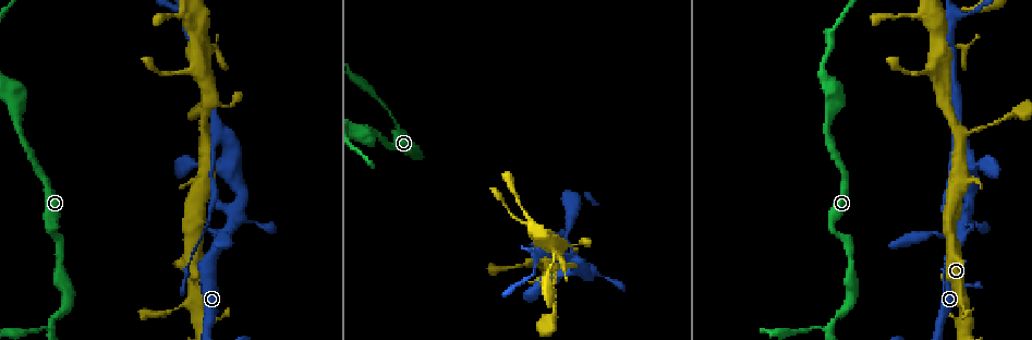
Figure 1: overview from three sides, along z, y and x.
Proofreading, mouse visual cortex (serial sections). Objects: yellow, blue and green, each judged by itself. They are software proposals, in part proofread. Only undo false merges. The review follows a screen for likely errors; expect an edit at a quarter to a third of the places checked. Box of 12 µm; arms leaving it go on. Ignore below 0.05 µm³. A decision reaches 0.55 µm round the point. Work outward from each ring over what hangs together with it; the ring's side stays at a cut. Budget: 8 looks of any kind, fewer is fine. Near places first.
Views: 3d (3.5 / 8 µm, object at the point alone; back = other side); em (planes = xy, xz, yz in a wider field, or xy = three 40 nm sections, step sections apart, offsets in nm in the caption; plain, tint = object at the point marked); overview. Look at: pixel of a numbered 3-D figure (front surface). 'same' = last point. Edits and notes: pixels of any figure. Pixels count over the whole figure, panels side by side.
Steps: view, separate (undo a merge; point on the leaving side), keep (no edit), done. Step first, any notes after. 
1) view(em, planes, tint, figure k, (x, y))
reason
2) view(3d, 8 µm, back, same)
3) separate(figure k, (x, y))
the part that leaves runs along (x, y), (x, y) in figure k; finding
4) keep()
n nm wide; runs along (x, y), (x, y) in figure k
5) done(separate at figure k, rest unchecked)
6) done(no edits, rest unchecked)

view(3d, 3.5 µm, figure 1, (570, 259))
three-way junction

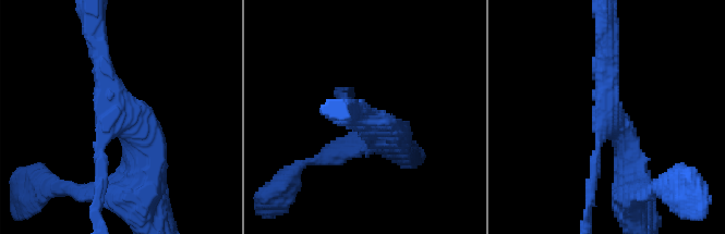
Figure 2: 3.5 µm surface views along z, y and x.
view(em, xy, step 5, tint, figure 2, (120, 119))
3 arms; arms of 150, 300, 400 nm

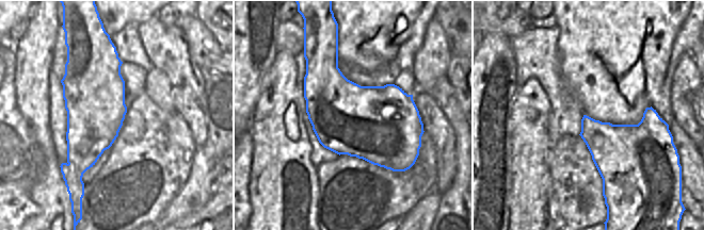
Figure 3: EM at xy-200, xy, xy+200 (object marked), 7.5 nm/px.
separate(figure 2, (589, 183))
600 nm wide; border along (67, 164), (73, 173), (82, 174) in figure 3; two cells meet here

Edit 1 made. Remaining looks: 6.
view(overview)

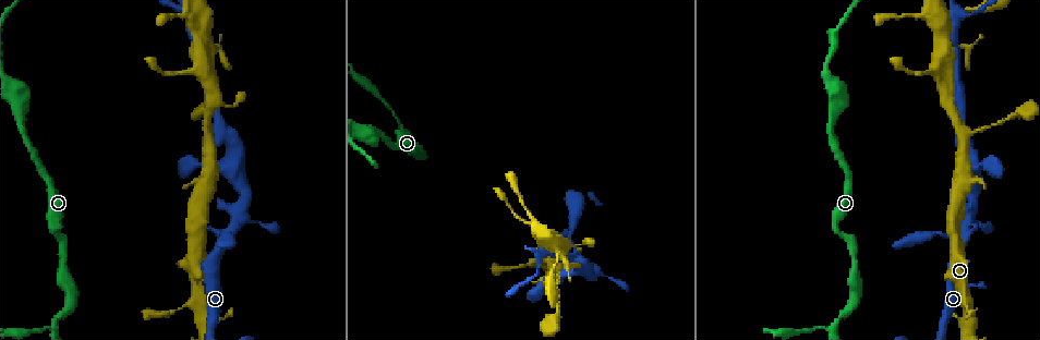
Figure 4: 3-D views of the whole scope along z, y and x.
view(3d, 3.5 µm, figure 4, (564, 255))
abrupt turn

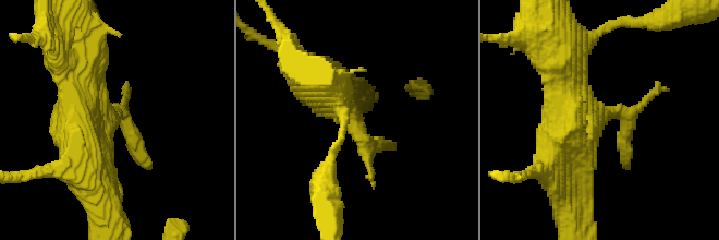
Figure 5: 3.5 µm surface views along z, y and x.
view(em, planes, tint, figure 5, (606, 114))
shape alone is not enough

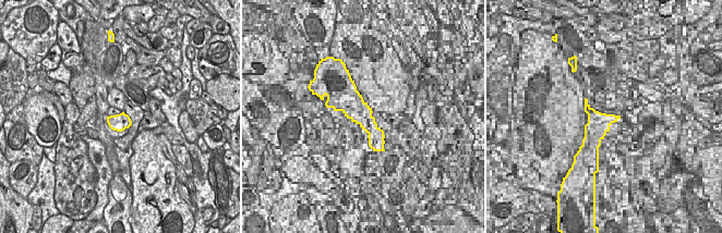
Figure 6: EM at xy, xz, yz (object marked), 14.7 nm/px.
keep()
runs along (342, 102), (363, 140), (386, 146) in figure 5; continuous, no second cell

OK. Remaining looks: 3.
view(3d, 3.5 µm, back, figure 4, (54, 322))
thin arm on a thick one

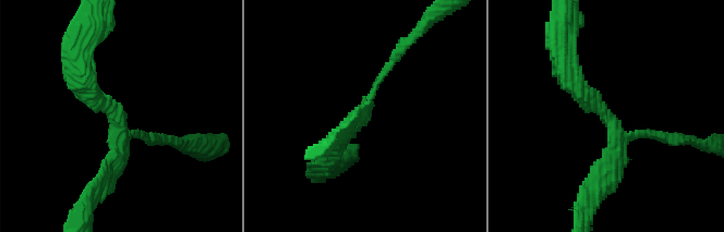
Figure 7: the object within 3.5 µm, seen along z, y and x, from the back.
view(em, planes, tint, figure 7, (604, 114))
need the tissue

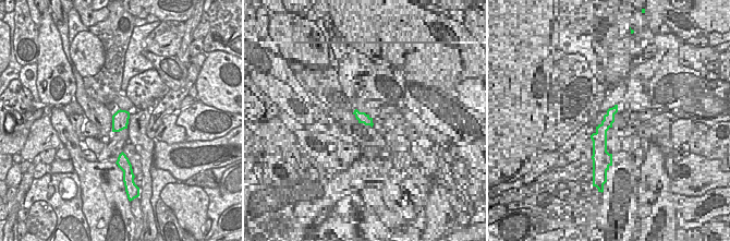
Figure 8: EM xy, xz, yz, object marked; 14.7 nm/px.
view(em, xy, step 2, tint, same)

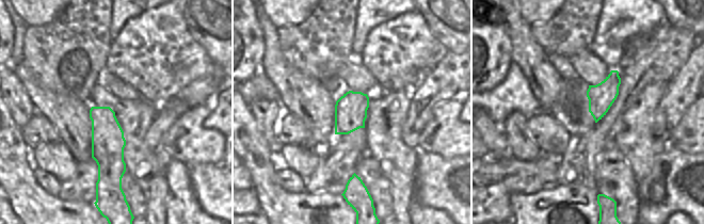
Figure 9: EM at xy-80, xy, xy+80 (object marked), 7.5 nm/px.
keep()
3 arms; arms of 100, 200, 350 nm; runs along (564, 64), (622, 138), (659, 135) in figure 7; one cell here

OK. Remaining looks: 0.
done(separate at figure 2, rest unchecked)

